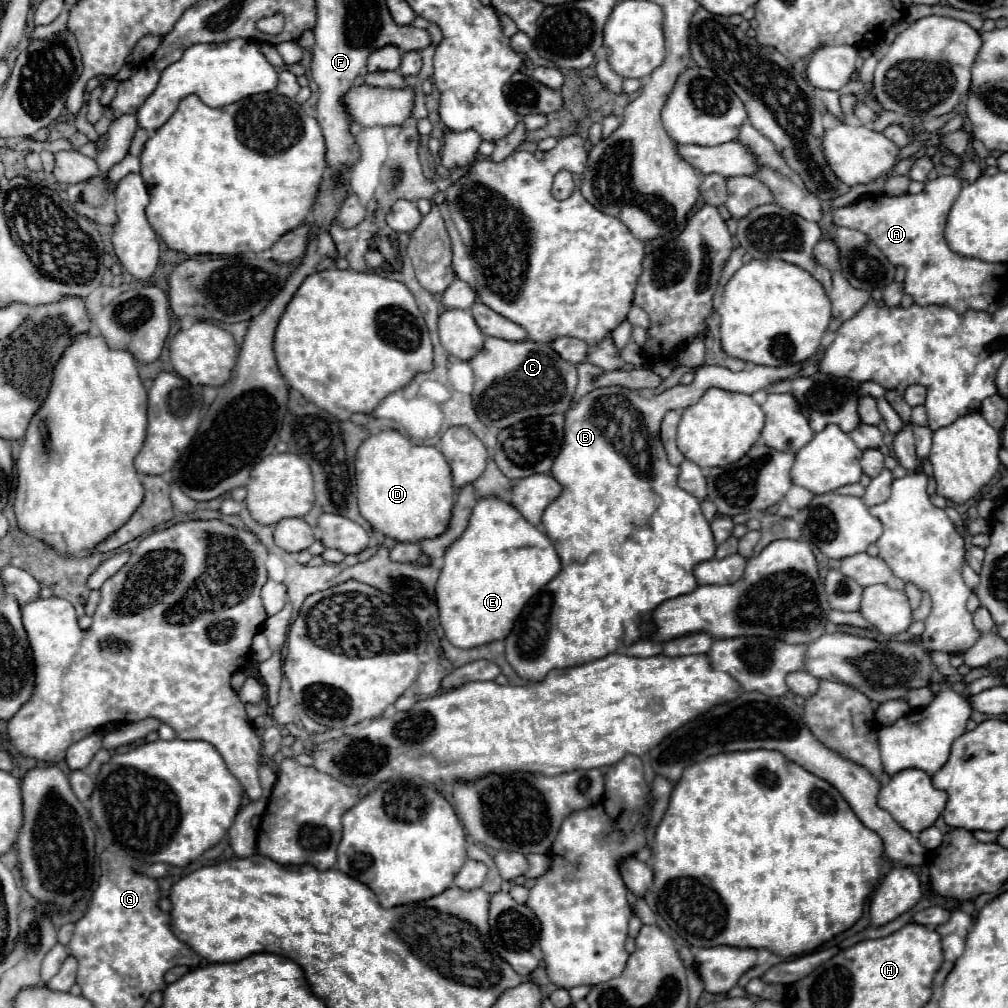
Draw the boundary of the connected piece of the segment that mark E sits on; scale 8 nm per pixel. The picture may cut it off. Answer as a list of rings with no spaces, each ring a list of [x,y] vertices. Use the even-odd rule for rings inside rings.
[[[497,496],[481,498],[469,516],[465,532],[447,548],[435,588],[447,640],[459,648],[503,640],[527,600],[559,570],[561,560],[541,530],[529,524],[509,502]],[[529,542],[537,542],[537,546]]]

